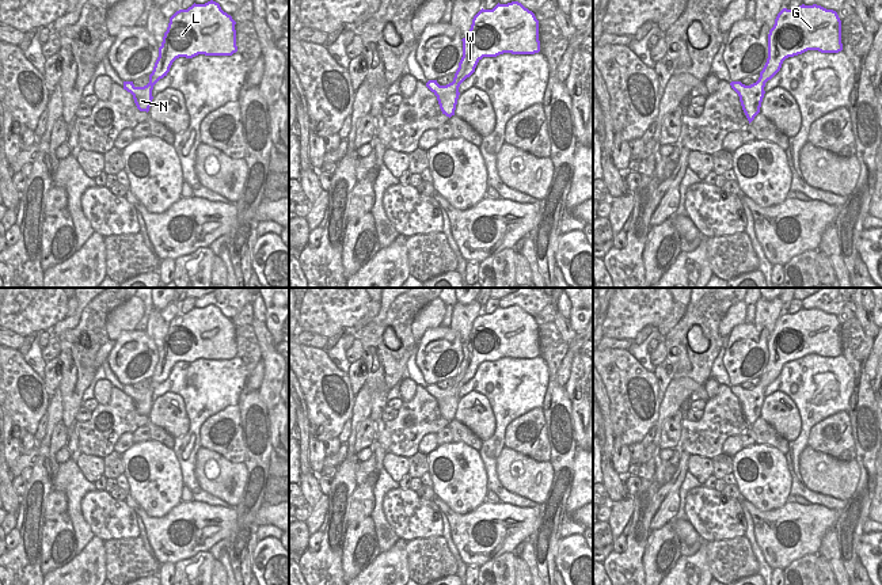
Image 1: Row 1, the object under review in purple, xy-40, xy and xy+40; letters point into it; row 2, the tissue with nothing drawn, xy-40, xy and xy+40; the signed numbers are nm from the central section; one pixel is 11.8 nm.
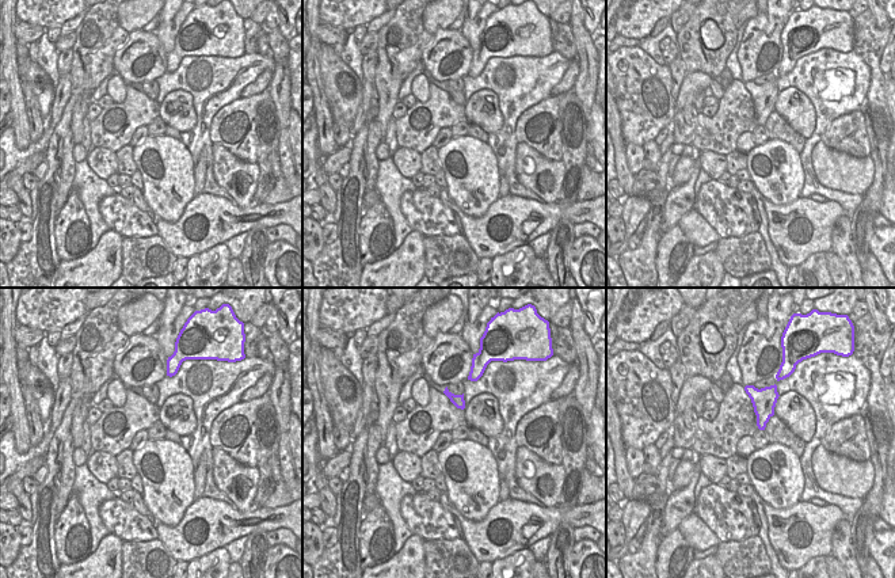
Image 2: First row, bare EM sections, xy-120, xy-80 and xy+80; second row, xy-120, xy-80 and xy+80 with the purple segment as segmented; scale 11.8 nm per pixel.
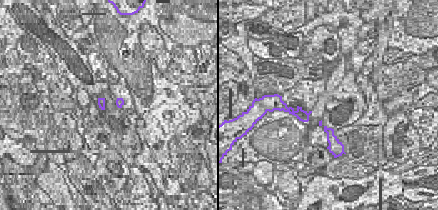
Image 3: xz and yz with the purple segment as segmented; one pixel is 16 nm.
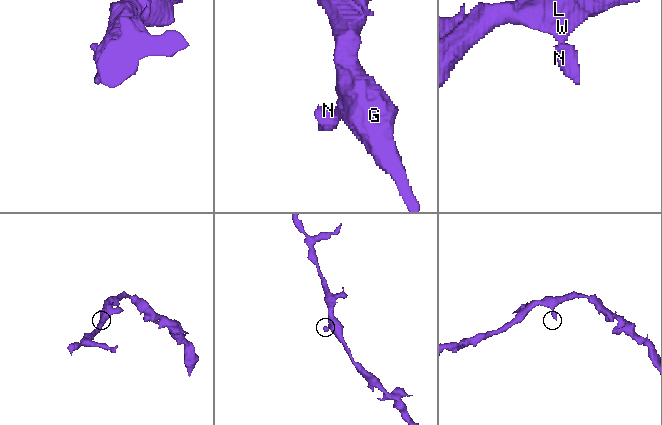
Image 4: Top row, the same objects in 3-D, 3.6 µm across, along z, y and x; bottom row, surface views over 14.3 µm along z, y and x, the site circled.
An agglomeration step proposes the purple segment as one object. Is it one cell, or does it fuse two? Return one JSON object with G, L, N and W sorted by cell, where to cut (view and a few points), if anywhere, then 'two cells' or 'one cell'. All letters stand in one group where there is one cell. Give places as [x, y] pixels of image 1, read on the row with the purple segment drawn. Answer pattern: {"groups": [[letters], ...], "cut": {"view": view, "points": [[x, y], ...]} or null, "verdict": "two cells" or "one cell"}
{"groups": [["G", "L", "N", "W"]], "cut": null, "verdict": "one cell"}

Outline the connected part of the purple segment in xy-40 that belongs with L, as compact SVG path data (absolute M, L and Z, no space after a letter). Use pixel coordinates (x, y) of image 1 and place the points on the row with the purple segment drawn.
M213 0L176 11L170 18L149 83L136 87L133 81L123 81L123 90L133 95L140 111L148 113L153 86L167 76L176 58L193 58L198 54L232 56L237 52L235 24L232 16Z

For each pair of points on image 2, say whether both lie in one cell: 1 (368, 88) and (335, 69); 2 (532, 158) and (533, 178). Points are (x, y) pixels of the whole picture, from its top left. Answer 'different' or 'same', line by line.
1: different
2: same

